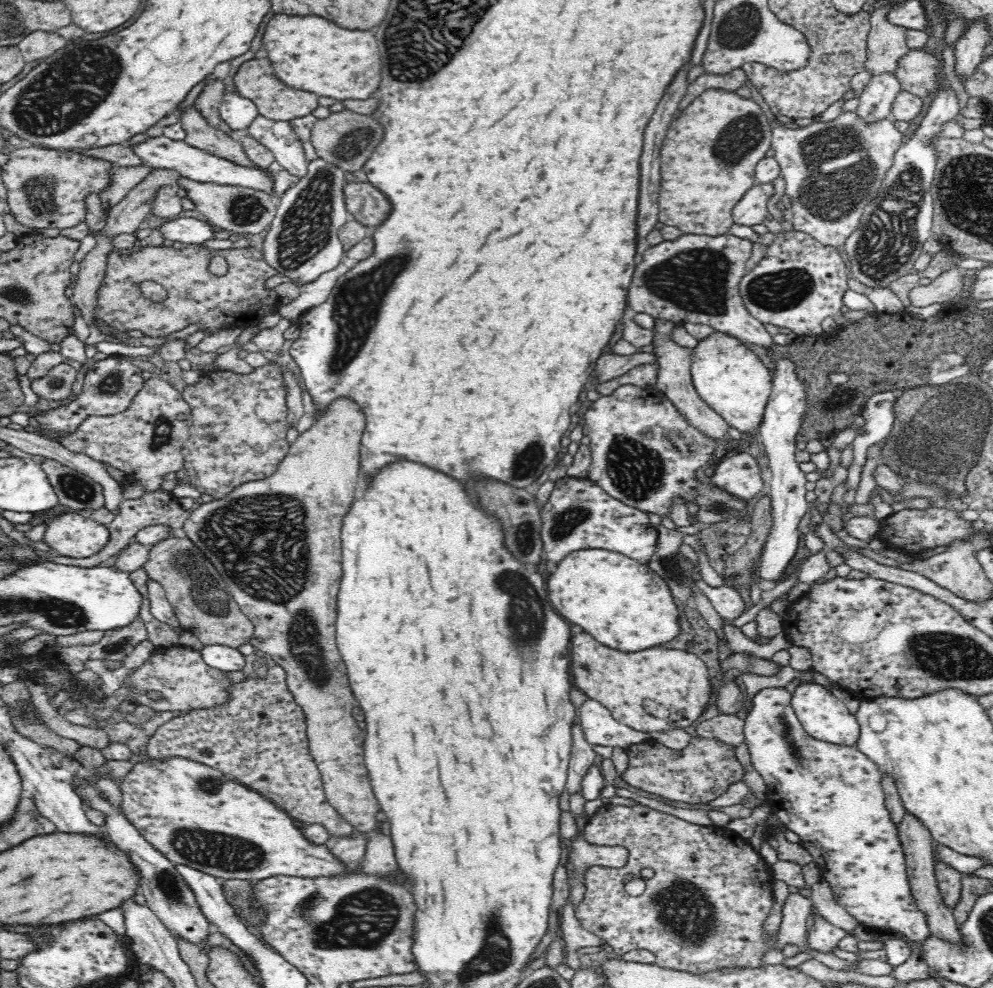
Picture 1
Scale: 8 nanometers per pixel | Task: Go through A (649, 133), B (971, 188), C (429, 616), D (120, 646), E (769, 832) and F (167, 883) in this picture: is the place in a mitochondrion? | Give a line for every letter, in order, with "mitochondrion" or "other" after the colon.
A: other
B: mitochondrion
C: other
D: mitochondrion
E: other
F: mitochondrion

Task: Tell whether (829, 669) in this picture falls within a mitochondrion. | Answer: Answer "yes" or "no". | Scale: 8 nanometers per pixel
no

